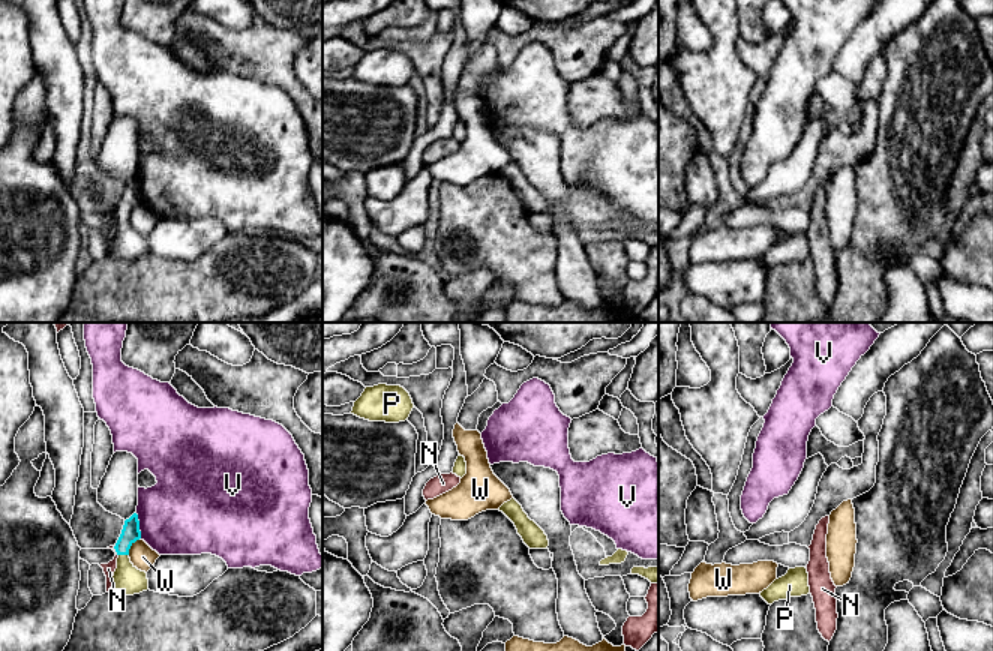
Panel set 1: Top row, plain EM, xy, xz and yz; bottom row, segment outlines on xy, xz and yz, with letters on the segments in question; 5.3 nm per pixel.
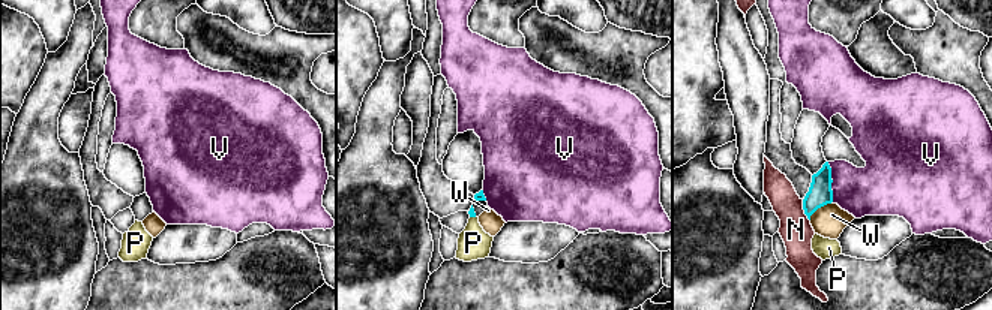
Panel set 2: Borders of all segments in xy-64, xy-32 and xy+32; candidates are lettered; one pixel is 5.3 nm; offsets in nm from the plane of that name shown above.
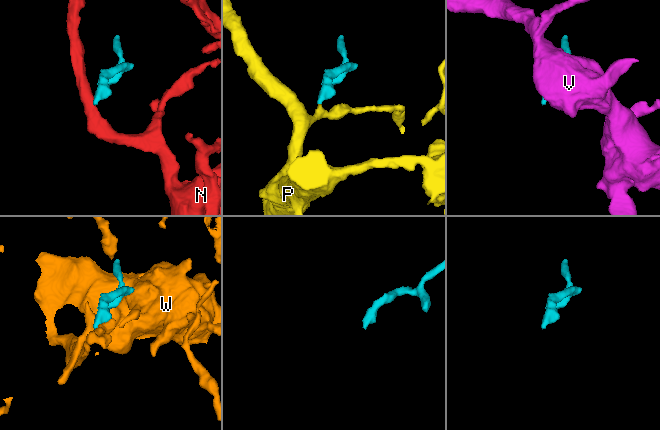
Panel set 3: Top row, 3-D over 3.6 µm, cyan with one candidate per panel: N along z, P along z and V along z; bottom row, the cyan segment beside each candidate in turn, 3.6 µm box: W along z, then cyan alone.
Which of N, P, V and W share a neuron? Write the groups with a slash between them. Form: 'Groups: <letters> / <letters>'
Groups: N / P / V / W

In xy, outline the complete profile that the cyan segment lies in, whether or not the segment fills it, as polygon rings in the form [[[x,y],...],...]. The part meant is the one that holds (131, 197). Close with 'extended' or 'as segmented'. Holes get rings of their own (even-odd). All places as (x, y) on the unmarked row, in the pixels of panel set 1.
[[[138,178],[124,184],[122,198],[114,210],[118,222],[110,258],[134,260],[148,254],[147,237],[138,234],[129,222],[130,210],[141,202]]]; extended

